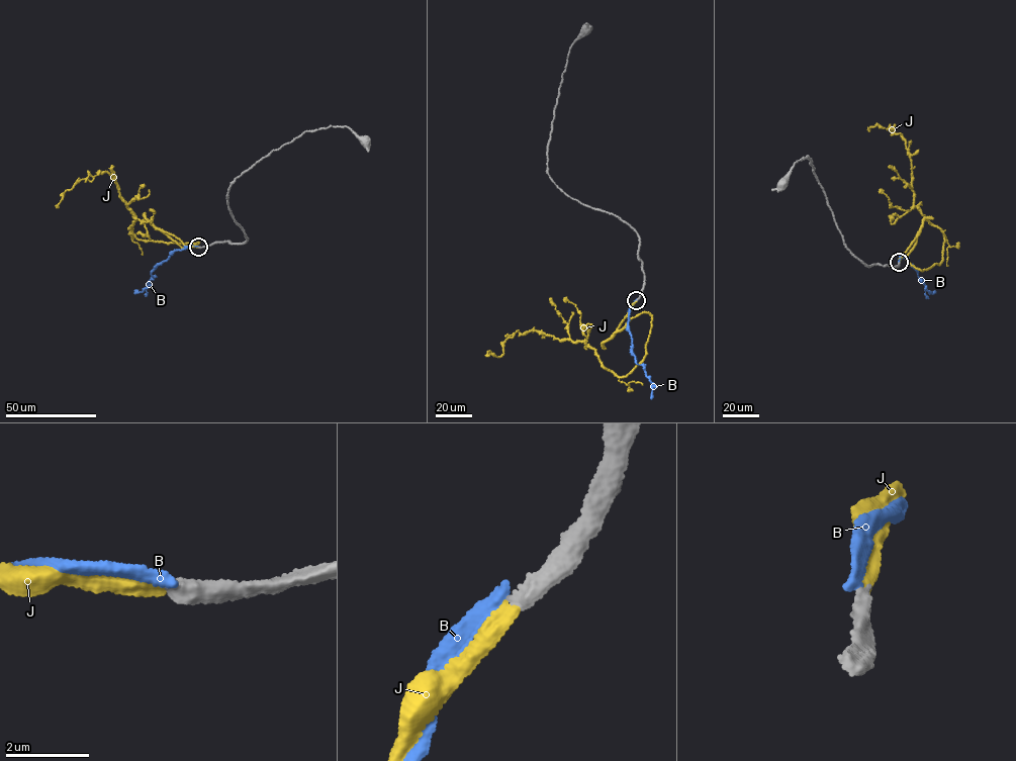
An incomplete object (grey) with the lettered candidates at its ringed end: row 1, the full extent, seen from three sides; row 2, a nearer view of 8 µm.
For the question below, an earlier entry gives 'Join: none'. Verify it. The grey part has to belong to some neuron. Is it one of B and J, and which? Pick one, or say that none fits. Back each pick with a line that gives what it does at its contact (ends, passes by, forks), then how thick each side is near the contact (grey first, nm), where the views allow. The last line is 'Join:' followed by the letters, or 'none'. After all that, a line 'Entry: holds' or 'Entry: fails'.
J: it ends there; 420 nm thick on the grey side, 360 nm on the other
Join: J
Entry: fails

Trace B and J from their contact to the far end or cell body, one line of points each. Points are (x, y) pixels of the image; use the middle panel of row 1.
B: (636, 300), (630, 308), (628, 325), (636, 363), (643, 367), (652, 384), (651, 398)
J: (637, 300), (617, 330), (645, 311), (650, 329), (645, 356), (624, 376), (584, 342), (532, 329), (487, 356)

